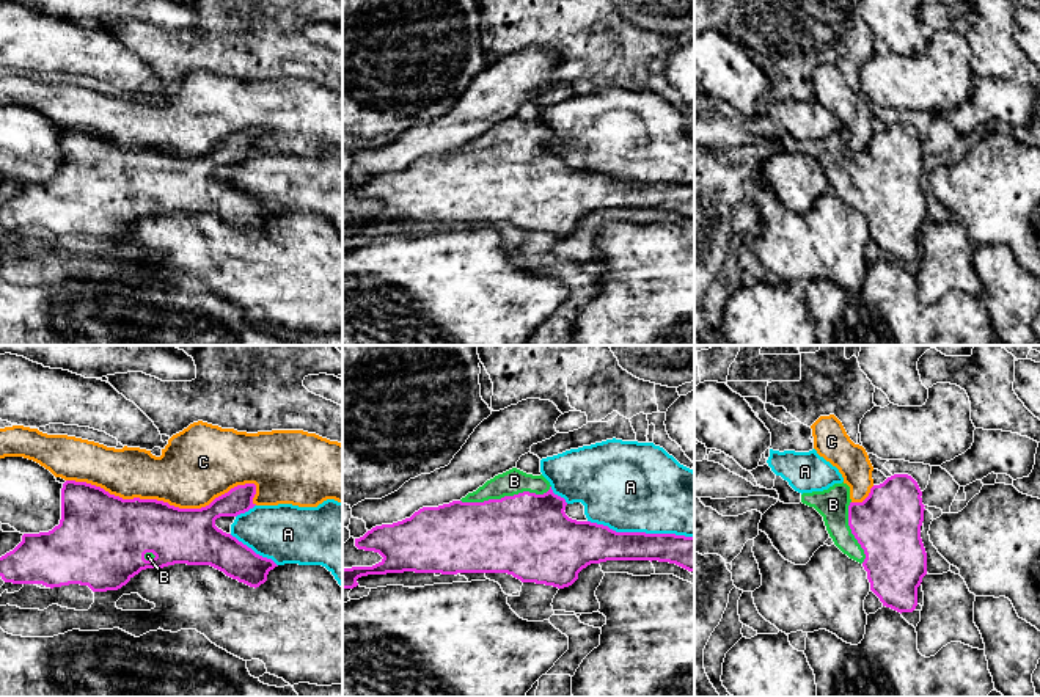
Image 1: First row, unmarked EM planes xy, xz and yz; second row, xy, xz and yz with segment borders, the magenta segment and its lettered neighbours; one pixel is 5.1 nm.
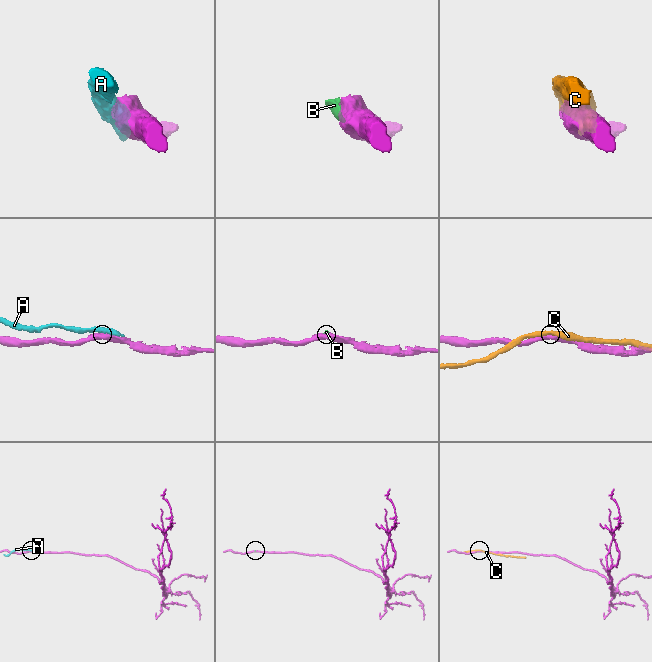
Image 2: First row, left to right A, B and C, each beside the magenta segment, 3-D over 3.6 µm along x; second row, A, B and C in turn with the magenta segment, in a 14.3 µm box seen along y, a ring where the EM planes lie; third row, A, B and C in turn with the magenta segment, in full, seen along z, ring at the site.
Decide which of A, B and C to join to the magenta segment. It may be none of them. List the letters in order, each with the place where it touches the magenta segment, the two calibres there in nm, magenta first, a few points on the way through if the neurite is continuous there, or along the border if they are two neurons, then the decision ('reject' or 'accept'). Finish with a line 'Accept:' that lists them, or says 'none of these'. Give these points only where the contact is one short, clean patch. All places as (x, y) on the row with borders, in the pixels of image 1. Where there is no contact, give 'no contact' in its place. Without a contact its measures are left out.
A: xz (641, 532) | 200/460 nm | reject
B: xz (506, 496) | 440/130 nm | accept
C: xy (168, 504) | 300/380 nm | reject
Accept: B

